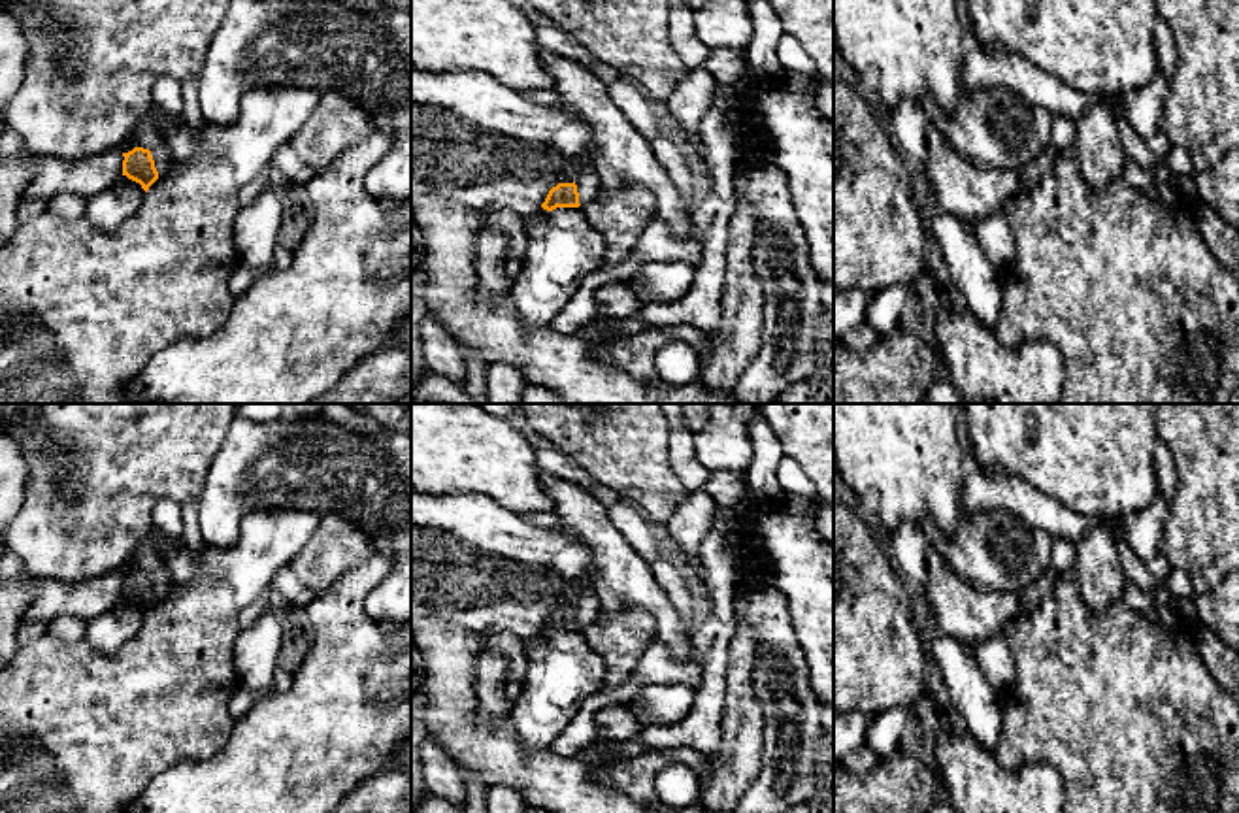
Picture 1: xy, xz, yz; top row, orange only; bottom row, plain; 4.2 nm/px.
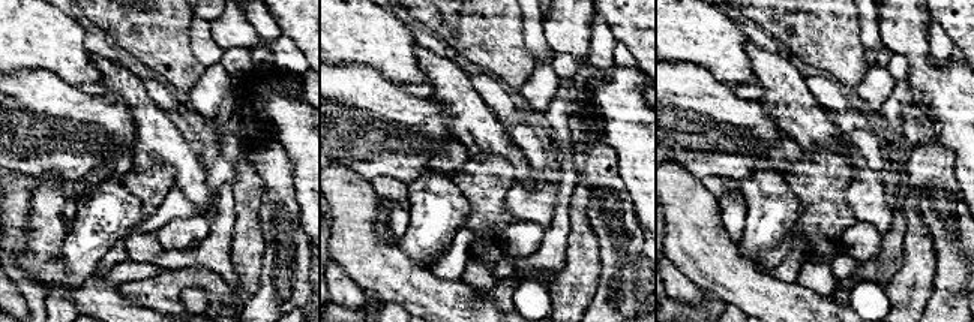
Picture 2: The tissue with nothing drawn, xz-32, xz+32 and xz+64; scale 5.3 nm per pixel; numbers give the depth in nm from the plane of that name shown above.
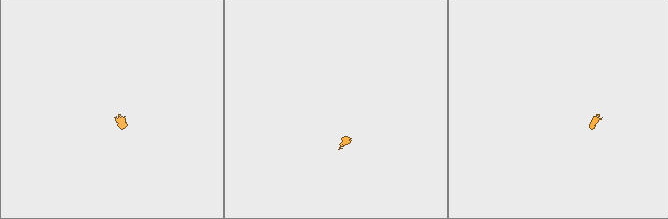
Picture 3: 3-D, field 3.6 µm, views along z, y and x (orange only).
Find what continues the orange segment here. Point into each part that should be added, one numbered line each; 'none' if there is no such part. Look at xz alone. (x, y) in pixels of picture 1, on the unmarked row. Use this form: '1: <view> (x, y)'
1: xz (587, 602)

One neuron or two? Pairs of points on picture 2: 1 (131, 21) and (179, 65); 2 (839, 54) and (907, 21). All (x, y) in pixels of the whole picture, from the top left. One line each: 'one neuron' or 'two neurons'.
1: one neuron
2: two neurons

